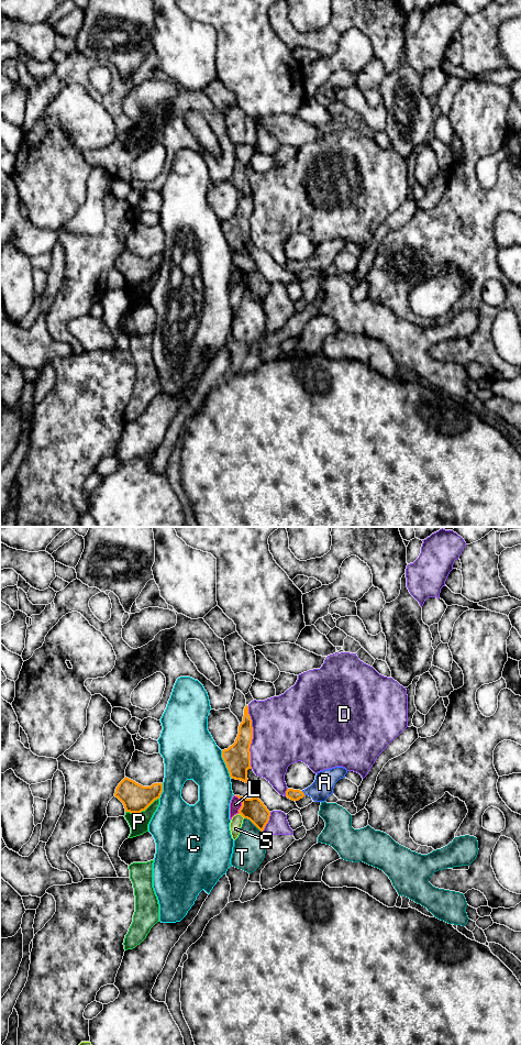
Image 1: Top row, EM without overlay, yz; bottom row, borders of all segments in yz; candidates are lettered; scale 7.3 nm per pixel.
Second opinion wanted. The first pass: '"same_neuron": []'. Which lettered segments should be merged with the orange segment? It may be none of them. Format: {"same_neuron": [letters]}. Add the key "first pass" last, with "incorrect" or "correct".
{"same_neuron": ["A"], "first pass": "incorrect"}

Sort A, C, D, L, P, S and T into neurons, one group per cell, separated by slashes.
A / C / D / L / P / S / T

